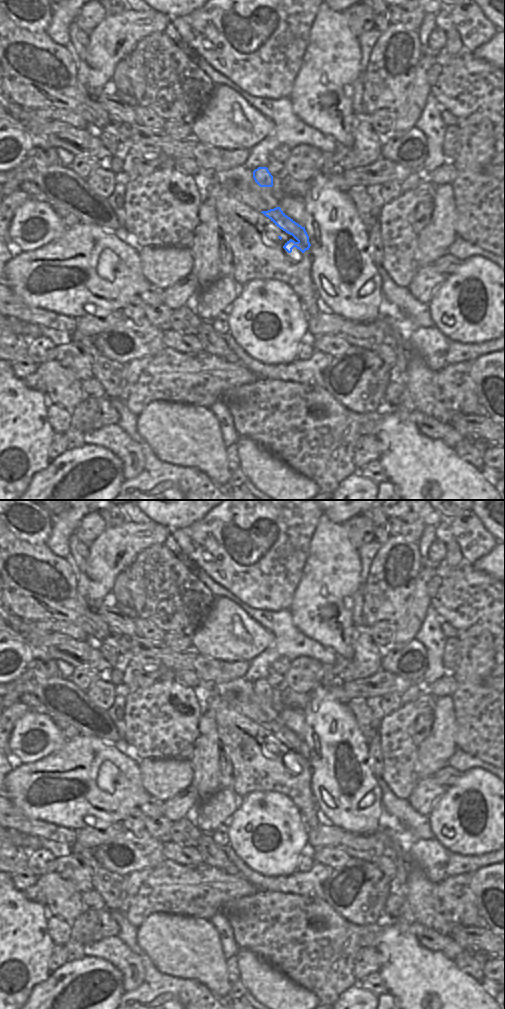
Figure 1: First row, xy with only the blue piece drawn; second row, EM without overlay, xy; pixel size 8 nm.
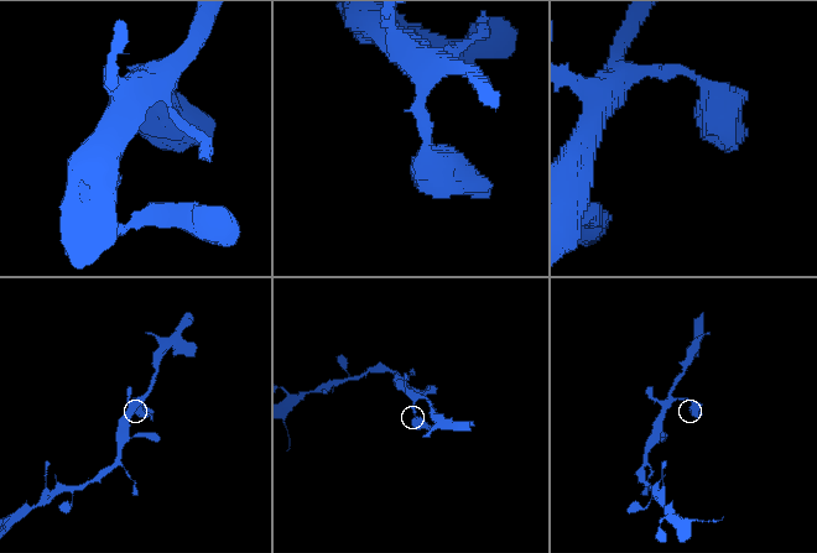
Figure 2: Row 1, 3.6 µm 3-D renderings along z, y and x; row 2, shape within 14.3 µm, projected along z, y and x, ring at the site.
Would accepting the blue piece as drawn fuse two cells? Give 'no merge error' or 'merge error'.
no merge error

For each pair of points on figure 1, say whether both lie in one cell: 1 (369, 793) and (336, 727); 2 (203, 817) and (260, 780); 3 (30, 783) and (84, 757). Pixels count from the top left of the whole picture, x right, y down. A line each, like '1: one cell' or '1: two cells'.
1: one cell
2: two cells
3: one cell

